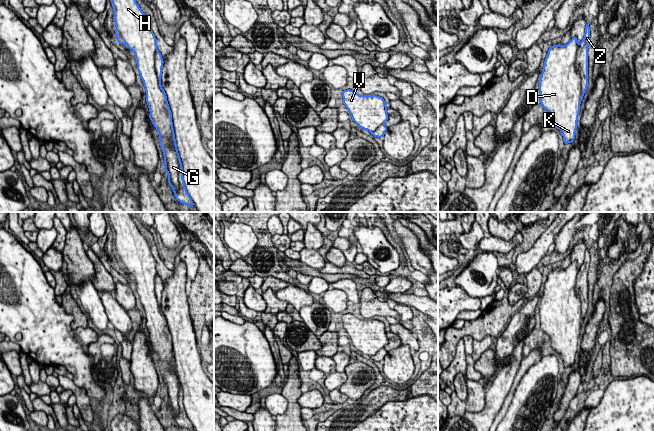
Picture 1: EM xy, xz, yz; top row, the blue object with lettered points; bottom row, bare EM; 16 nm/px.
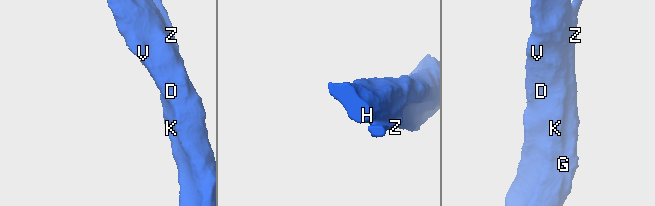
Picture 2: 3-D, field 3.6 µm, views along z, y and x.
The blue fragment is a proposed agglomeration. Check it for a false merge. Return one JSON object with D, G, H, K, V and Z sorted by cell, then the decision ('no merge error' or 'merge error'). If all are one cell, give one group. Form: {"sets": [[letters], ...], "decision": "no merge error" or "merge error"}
{"sets": [["D", "G", "H", "K", "V"], ["Z"]], "decision": "merge error"}

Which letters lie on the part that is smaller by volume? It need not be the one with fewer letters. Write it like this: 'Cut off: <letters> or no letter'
Cut off: Z

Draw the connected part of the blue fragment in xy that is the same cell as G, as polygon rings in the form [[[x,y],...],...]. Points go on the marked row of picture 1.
[[[111,0],[115,9],[116,39],[135,53],[137,70],[146,90],[149,118],[159,133],[159,141],[164,155],[164,171],[168,173],[168,183],[173,192],[179,189],[178,154],[172,115],[167,96],[161,86],[155,69],[155,54],[158,51],[156,37],[150,23],[136,0]]]

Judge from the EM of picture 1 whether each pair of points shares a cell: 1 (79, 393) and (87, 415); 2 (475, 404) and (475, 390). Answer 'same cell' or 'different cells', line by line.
1: same cell
2: same cell

